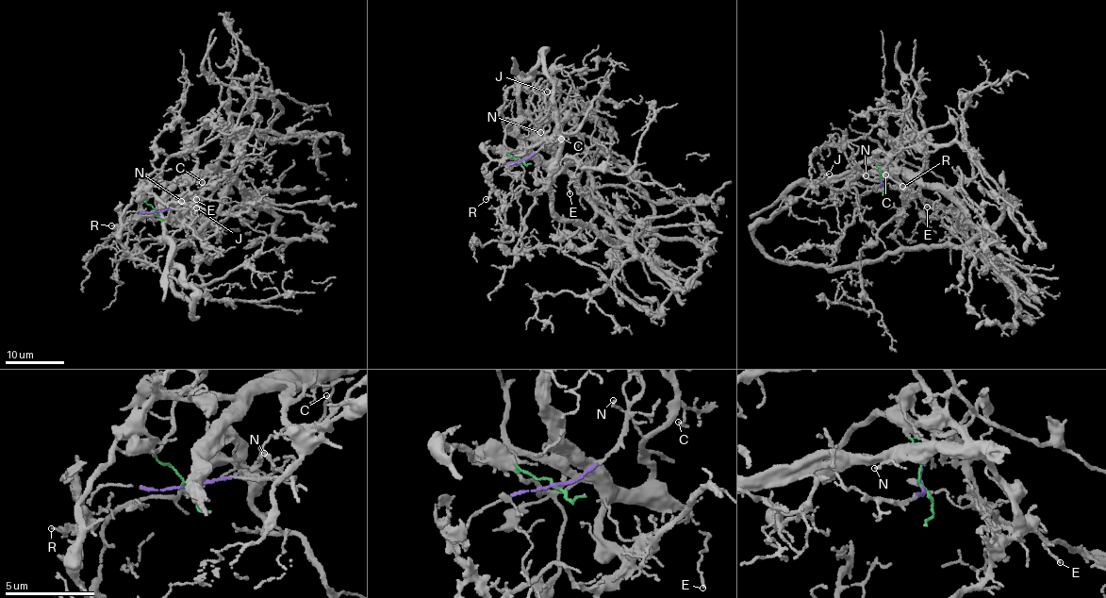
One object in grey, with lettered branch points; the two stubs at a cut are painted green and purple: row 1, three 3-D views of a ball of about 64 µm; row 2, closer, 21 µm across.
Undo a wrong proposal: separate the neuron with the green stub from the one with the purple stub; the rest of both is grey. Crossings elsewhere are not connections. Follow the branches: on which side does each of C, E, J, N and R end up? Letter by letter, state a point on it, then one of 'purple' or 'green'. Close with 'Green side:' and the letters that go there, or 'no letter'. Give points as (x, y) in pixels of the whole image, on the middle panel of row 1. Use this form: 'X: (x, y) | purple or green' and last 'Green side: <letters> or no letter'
C: (561, 139) | green
E: (569, 193) | green
J: (547, 91) | green
N: (540, 132) | green
R: (486, 199) | purple
Green side: C, E, J, N

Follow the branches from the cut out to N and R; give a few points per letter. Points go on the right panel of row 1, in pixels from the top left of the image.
N: (882, 181), (879, 168), (897, 158), (897, 167), (903, 172), (883, 177), (866, 175)
R: (882, 181), (880, 177), (883, 173), (889, 174), (896, 178), (896, 185), (902, 186)

